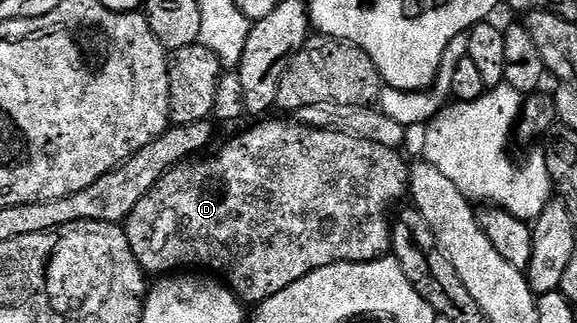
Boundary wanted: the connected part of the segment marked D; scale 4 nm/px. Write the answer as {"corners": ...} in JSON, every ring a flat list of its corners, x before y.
{"corners":[[267,120,253,123,256,124,253,128,248,128,241,136,234,137,221,152,214,153,208,161,200,158,195,162,185,162,179,164,177,168,171,168,152,187,150,194,146,194,146,198,142,198,142,202,138,202,138,206,134,206,134,210,128,215,126,221,126,231,130,242,130,250,134,250,134,258,140,263,145,273,172,274,177,270,204,270,200,268,209,268,212,271,209,273,219,277,227,287,232,289,232,293,241,302,248,306,255,306,266,298,286,290,286,286,306,278,306,274,310,274,319,268,325,268,331,264,370,262,389,255,392,247,390,213,401,203,399,200,403,196,405,199,409,195,409,161,404,161,399,156,401,153,397,149,380,146,378,142,363,140,345,132,310,128,308,125,299,122,287,124,284,120]]}

